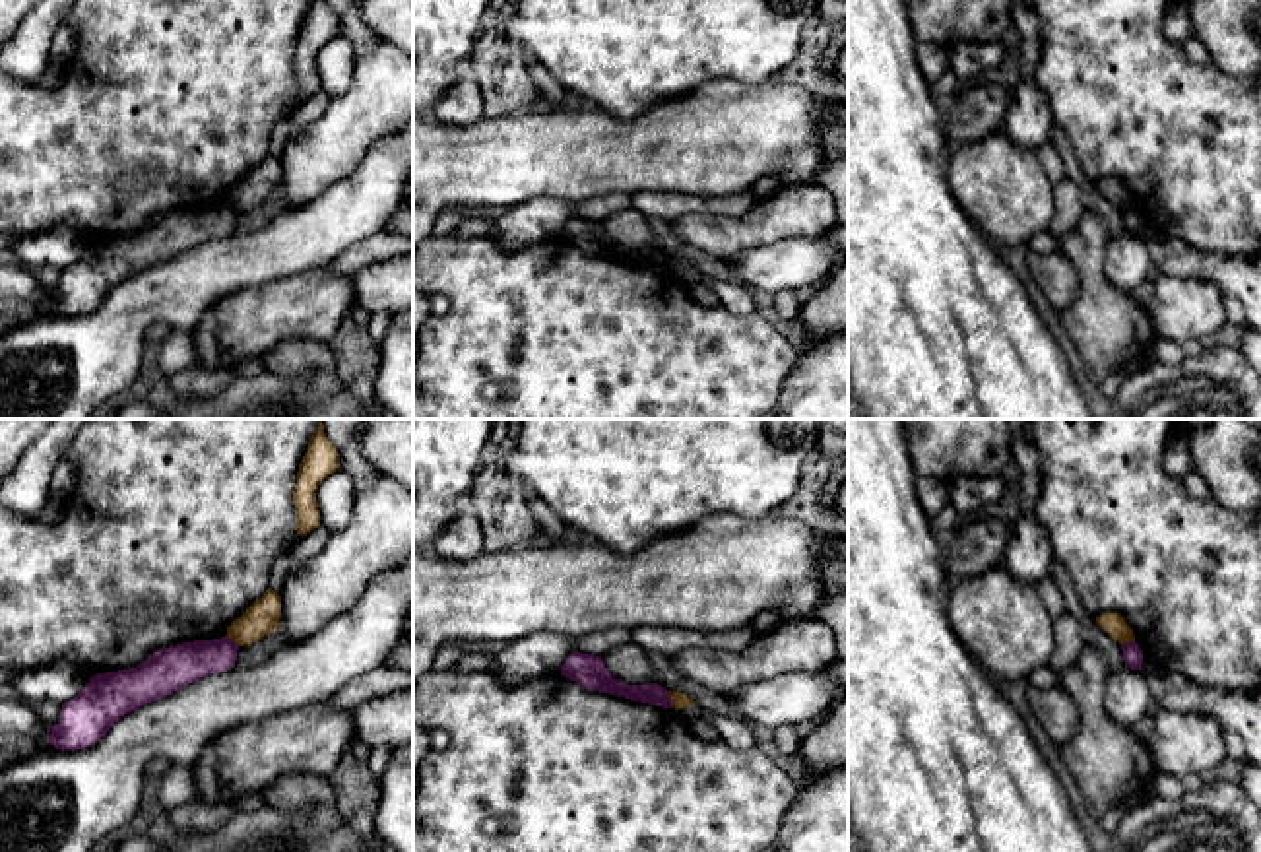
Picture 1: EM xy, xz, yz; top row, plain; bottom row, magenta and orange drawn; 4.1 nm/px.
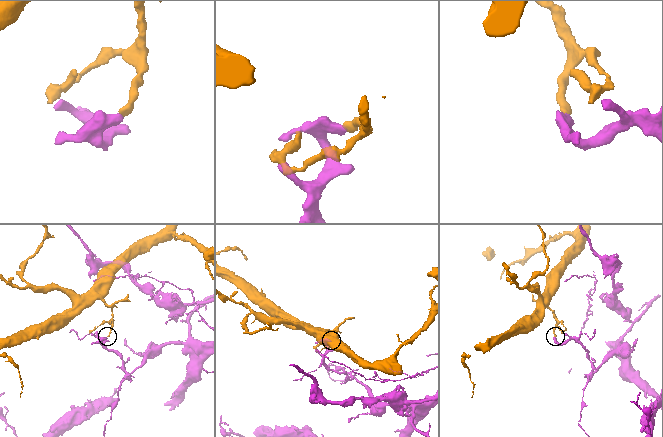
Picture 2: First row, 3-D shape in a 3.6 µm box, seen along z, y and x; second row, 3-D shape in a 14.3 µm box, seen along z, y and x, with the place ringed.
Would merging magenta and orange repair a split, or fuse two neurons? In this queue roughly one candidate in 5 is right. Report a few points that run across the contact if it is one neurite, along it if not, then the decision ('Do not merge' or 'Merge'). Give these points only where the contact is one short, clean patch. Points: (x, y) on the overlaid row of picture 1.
Line: xz (668, 691), (674, 707). Do not merge

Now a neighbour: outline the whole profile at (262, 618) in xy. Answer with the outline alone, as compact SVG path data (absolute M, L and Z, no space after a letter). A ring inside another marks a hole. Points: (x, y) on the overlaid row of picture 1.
M268 588L239 619L227 627L237 646L248 646L268 633L275 633L281 619L281 596Z

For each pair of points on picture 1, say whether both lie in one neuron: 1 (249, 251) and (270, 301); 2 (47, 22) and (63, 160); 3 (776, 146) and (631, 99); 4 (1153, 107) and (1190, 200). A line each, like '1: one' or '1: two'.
1: two
2: two
3: two
4: one

